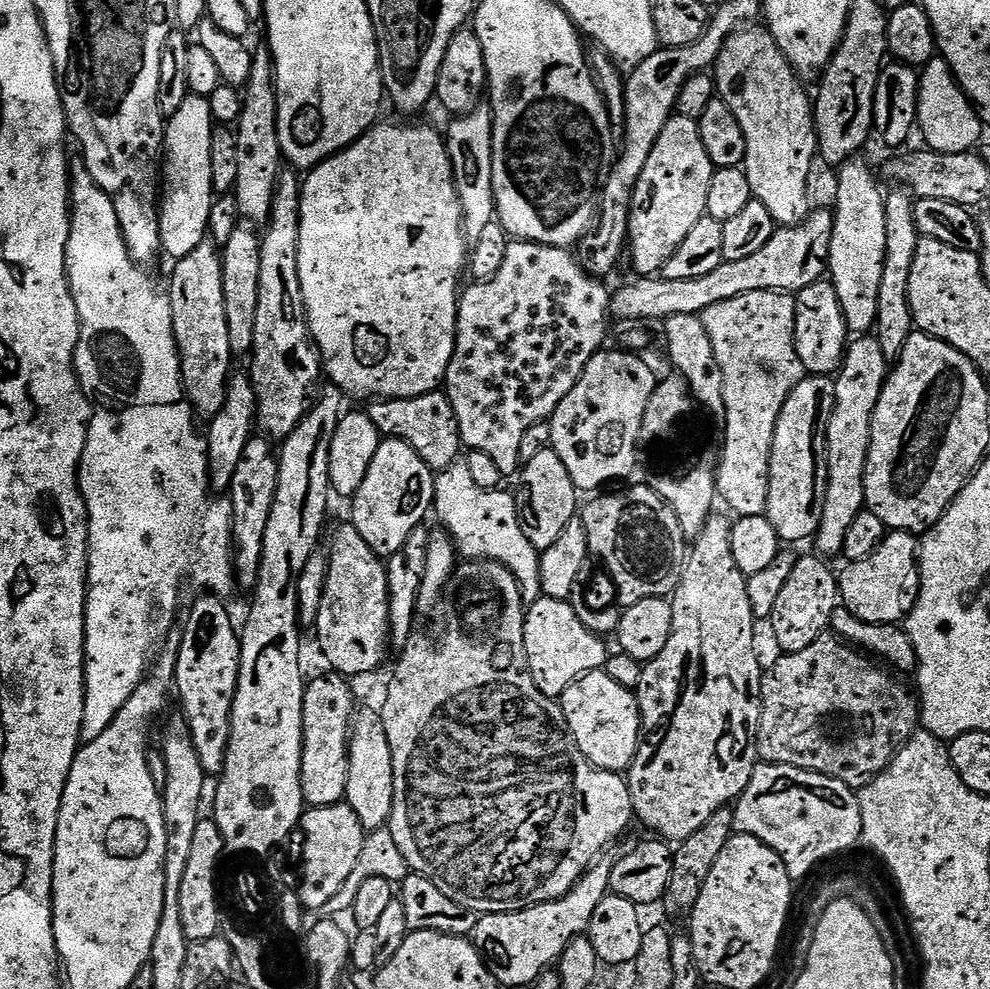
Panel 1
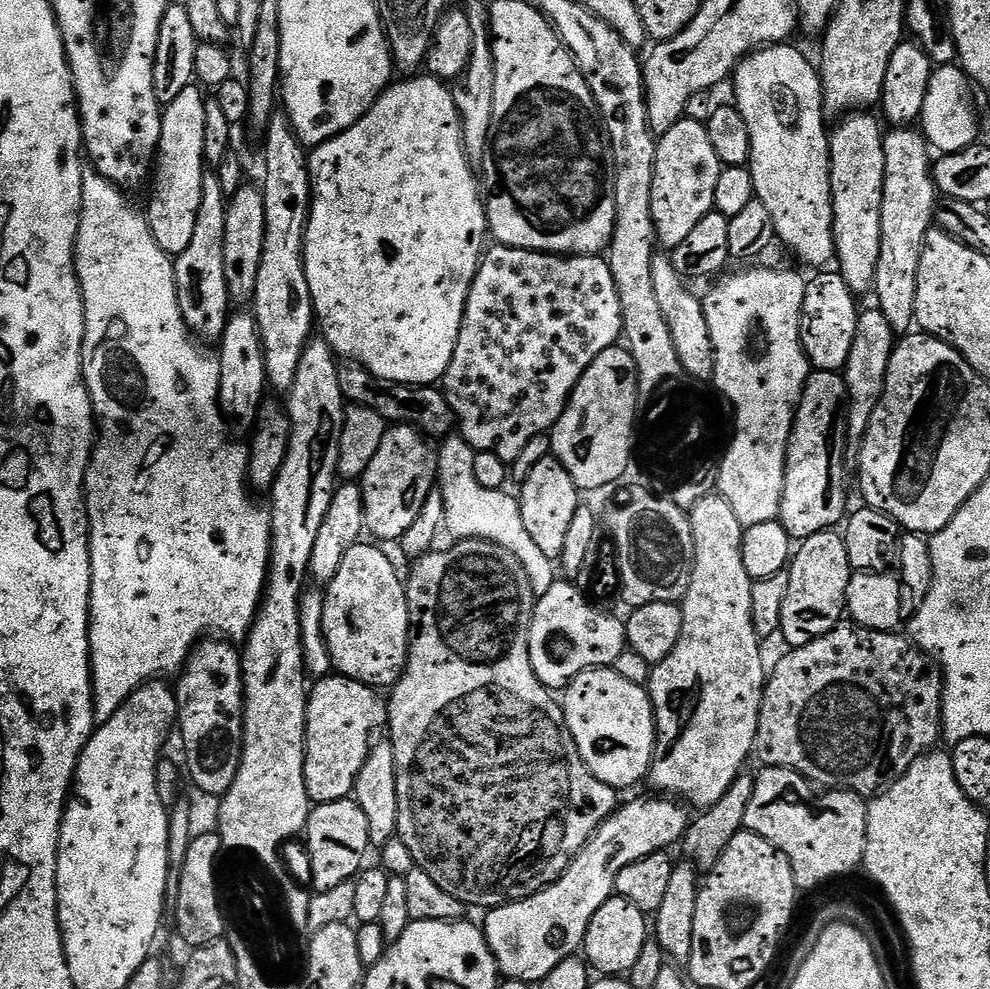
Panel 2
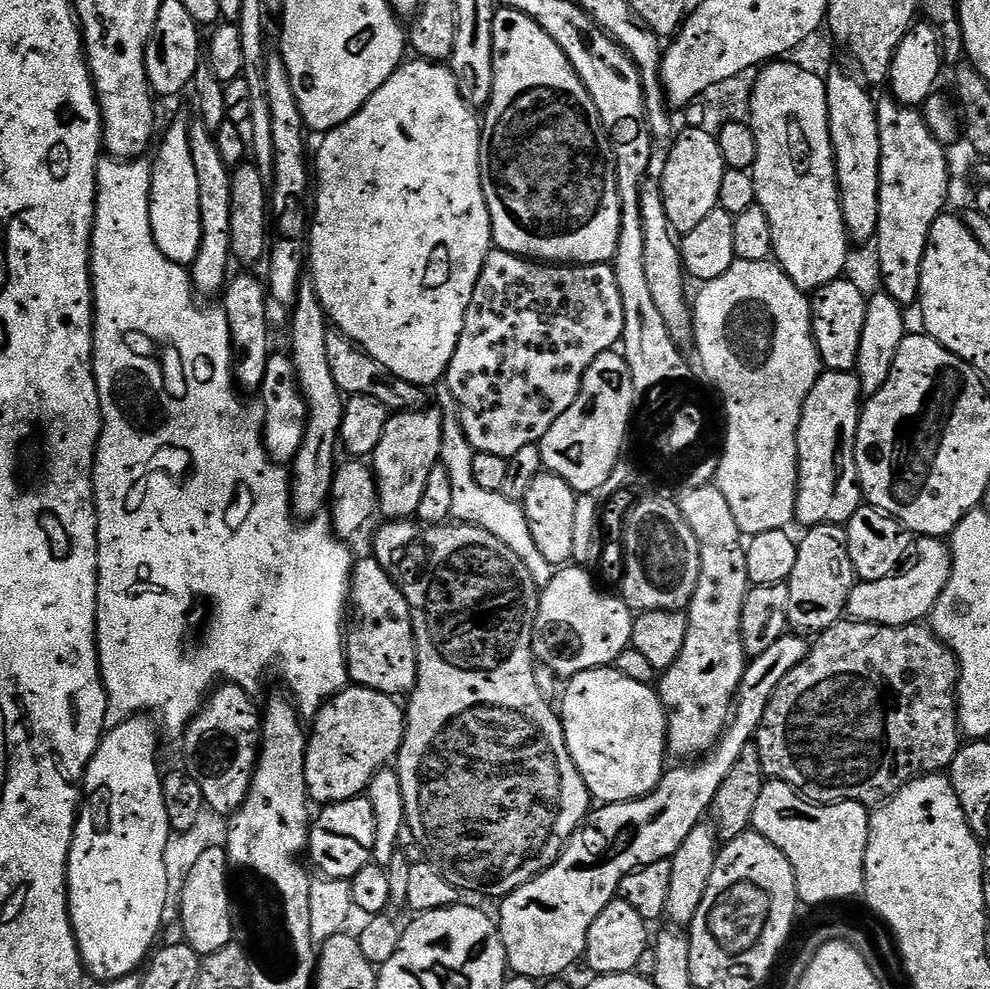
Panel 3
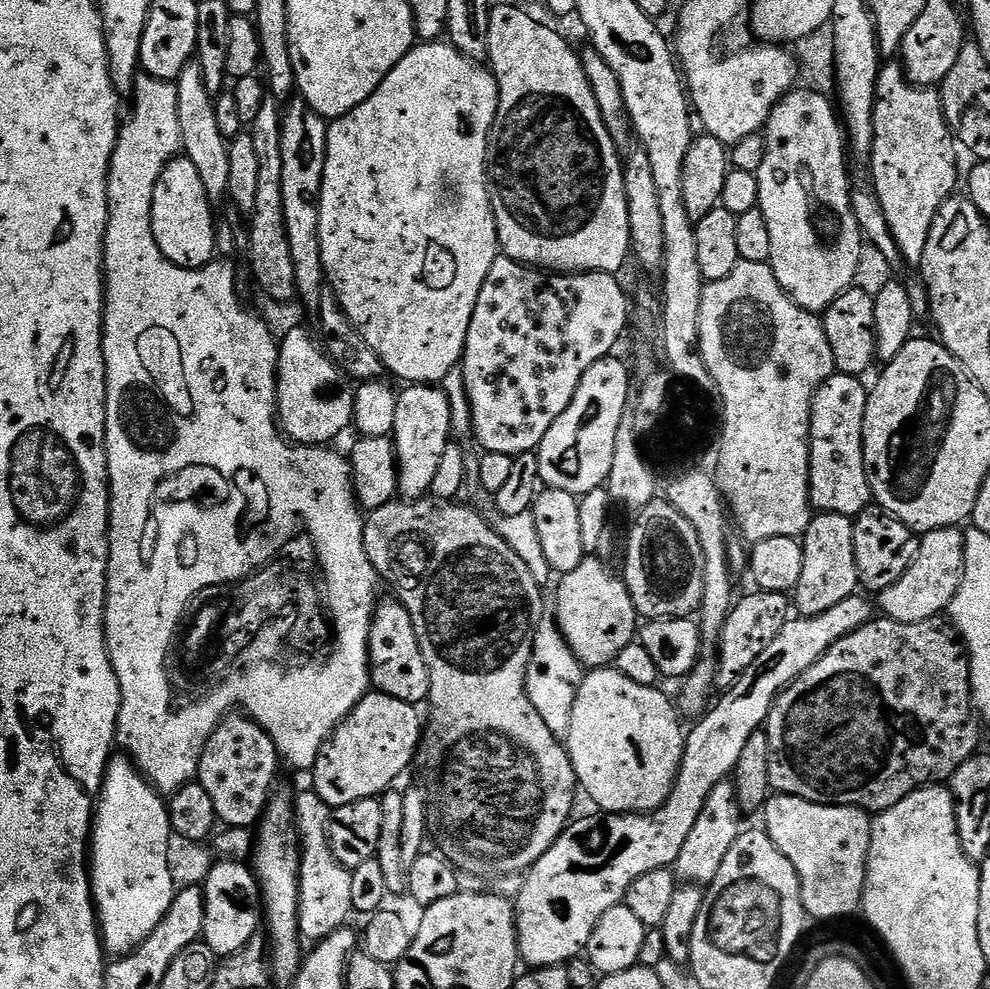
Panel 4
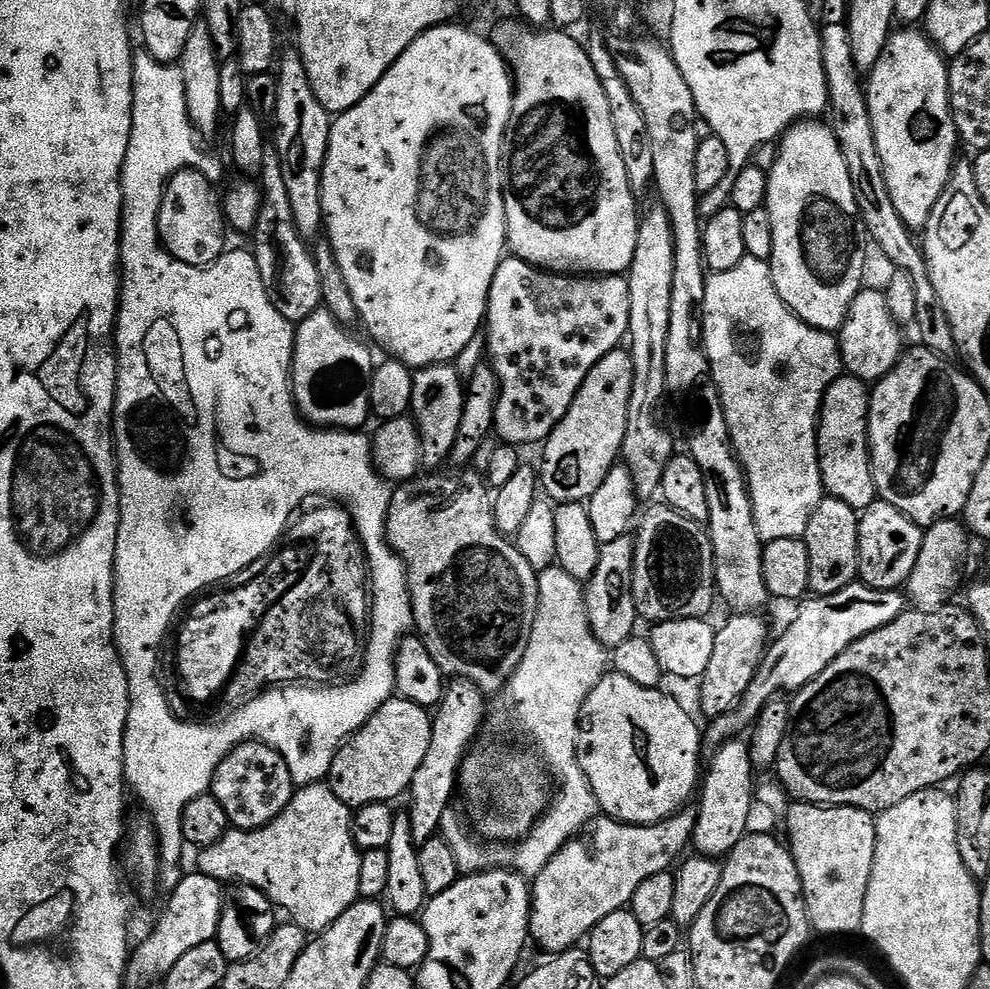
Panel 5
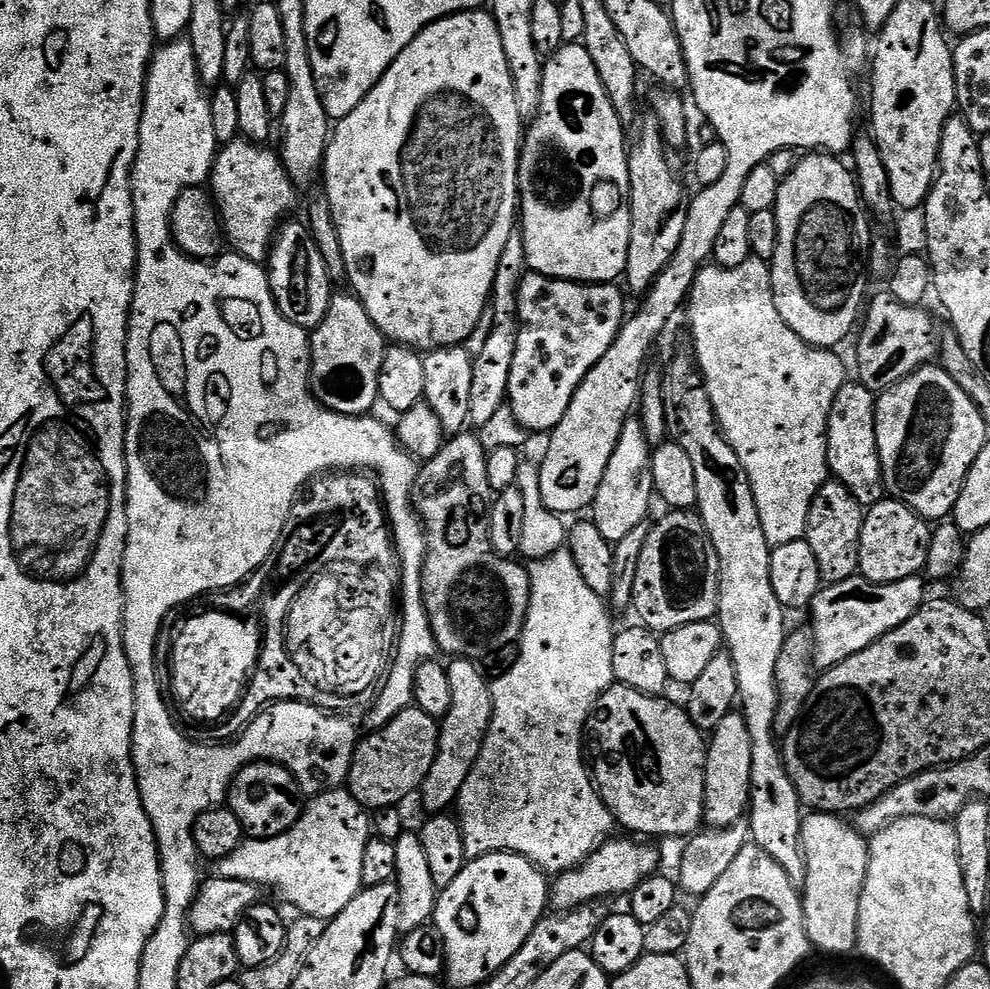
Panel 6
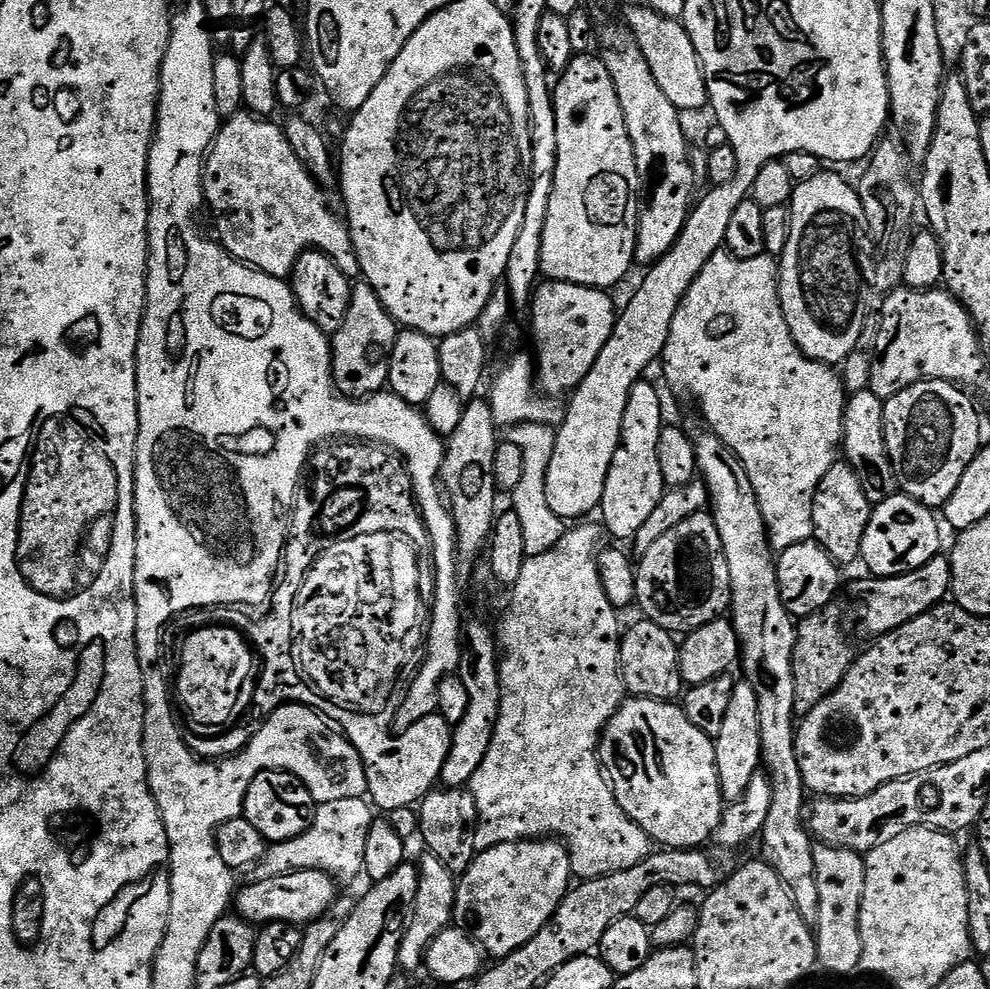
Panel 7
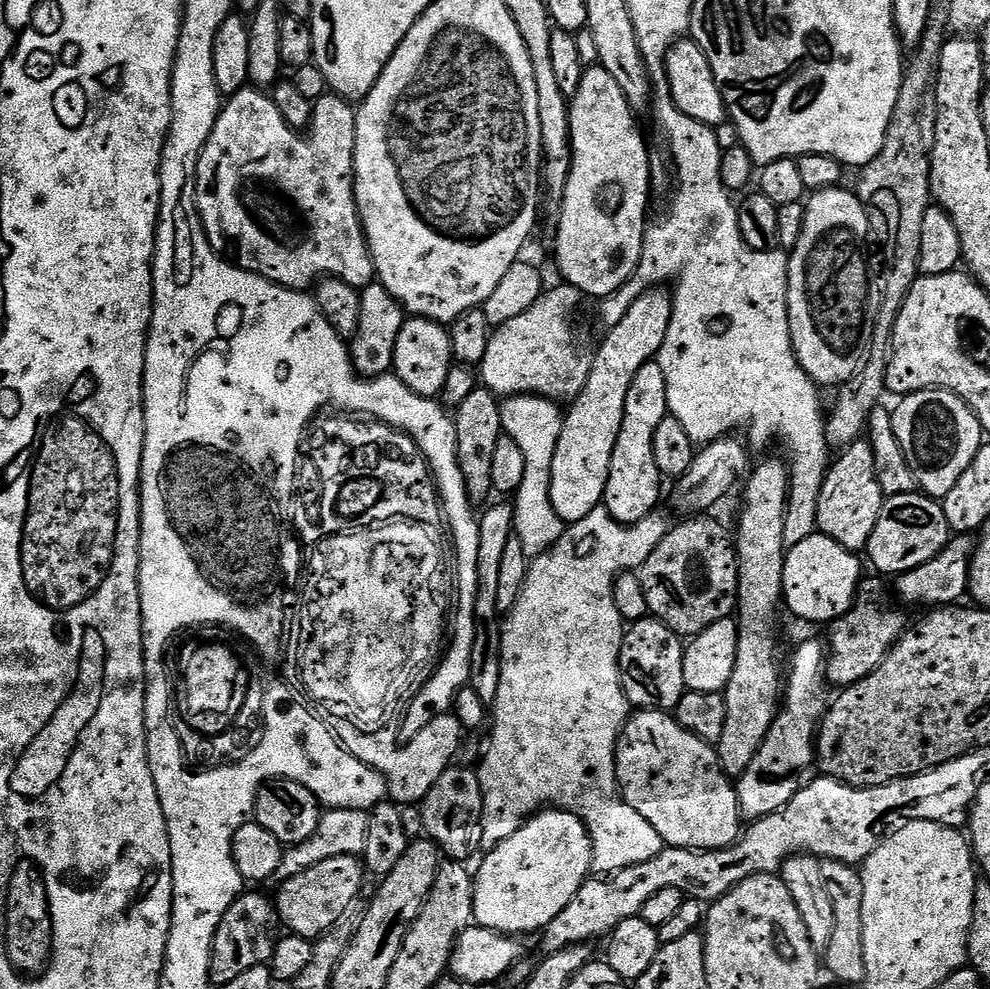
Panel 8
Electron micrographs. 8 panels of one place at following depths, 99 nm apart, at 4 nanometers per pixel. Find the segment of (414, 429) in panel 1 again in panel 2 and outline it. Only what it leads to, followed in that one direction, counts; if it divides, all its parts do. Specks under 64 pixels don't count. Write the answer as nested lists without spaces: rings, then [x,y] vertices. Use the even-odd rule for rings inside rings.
[[[359,366],[338,367],[338,382],[342,386],[342,394],[349,405],[361,404],[374,414],[382,414],[389,425],[411,424],[425,437],[443,438],[453,431],[457,423],[455,412],[450,402],[444,397],[443,391],[436,386],[421,386],[418,384],[399,384],[378,378]]]

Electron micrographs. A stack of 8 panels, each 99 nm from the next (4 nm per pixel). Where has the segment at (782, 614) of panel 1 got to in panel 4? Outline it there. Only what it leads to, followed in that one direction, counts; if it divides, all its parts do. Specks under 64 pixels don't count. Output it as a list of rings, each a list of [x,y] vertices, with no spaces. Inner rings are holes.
[[[821,512],[813,515],[802,537],[802,574],[794,593],[794,608],[800,616],[824,614],[846,598],[857,595],[860,588],[858,566],[854,558],[854,520],[842,514]]]

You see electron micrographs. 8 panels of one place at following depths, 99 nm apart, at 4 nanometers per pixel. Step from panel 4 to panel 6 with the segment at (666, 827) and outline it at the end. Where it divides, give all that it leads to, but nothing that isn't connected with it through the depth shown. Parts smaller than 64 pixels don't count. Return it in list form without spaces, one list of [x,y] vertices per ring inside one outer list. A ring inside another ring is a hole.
[[[857,574],[846,578],[846,582],[821,587],[810,605],[812,658],[815,667],[827,670],[838,666],[846,662],[846,658],[858,654],[858,650],[866,650],[866,646],[878,642],[878,638],[902,626],[906,618],[913,616],[926,603],[924,584],[926,580],[923,575],[879,584]],[[609,838],[597,852],[590,854],[588,860],[583,860],[578,867],[555,877],[550,888],[550,904],[553,909],[567,910],[583,904],[604,902],[609,899],[607,896],[627,897],[647,876],[659,869],[656,867],[660,864],[660,852],[652,845],[655,843],[641,842],[636,838],[616,839]]]

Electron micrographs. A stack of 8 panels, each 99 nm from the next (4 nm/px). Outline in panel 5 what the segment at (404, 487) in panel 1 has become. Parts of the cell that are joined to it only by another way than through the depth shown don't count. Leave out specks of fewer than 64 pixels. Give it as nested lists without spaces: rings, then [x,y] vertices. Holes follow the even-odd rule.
[[[431,364],[428,368],[421,368],[412,377],[414,390],[412,391],[412,406],[410,415],[416,422],[420,431],[420,445],[424,455],[422,464],[425,469],[436,470],[443,460],[447,461],[452,454],[454,438],[458,438],[458,422],[462,422],[462,409],[464,408],[464,390],[462,376],[455,372],[452,364]]]

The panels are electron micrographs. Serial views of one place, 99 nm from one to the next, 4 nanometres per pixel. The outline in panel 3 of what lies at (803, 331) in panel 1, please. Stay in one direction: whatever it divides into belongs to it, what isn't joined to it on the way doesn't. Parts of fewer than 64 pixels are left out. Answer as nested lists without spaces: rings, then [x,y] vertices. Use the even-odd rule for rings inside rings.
[[[841,278],[811,293],[812,337],[821,365],[829,372],[851,372],[858,362],[858,345],[862,343],[862,326],[866,326],[868,296],[854,281]]]

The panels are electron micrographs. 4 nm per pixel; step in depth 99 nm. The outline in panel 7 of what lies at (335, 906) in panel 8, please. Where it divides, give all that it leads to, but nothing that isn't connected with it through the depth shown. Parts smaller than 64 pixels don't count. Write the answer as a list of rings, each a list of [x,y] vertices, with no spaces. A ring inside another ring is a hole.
[[[302,870],[287,872],[281,876],[256,878],[253,884],[239,889],[234,896],[234,912],[253,926],[263,926],[274,922],[286,922],[297,926],[307,926],[317,920],[338,898],[337,881],[322,870]]]

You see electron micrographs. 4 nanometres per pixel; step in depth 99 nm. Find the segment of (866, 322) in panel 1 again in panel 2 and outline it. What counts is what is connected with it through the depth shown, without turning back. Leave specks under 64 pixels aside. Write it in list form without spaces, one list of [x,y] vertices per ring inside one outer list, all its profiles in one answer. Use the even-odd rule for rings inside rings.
[[[867,111],[857,112],[855,114],[849,114],[839,121],[840,124],[835,129],[834,127],[830,132],[830,159],[832,162],[832,237],[836,243],[836,251],[834,253],[835,263],[838,265],[838,271],[847,284],[849,284],[853,290],[860,290],[860,287],[871,286],[876,277],[876,271],[878,270],[878,258],[880,257],[880,207],[882,206],[882,194],[884,193],[884,167],[886,166],[886,154],[884,153],[884,138],[886,135],[885,129],[880,129],[881,121],[875,120],[872,114]]]

